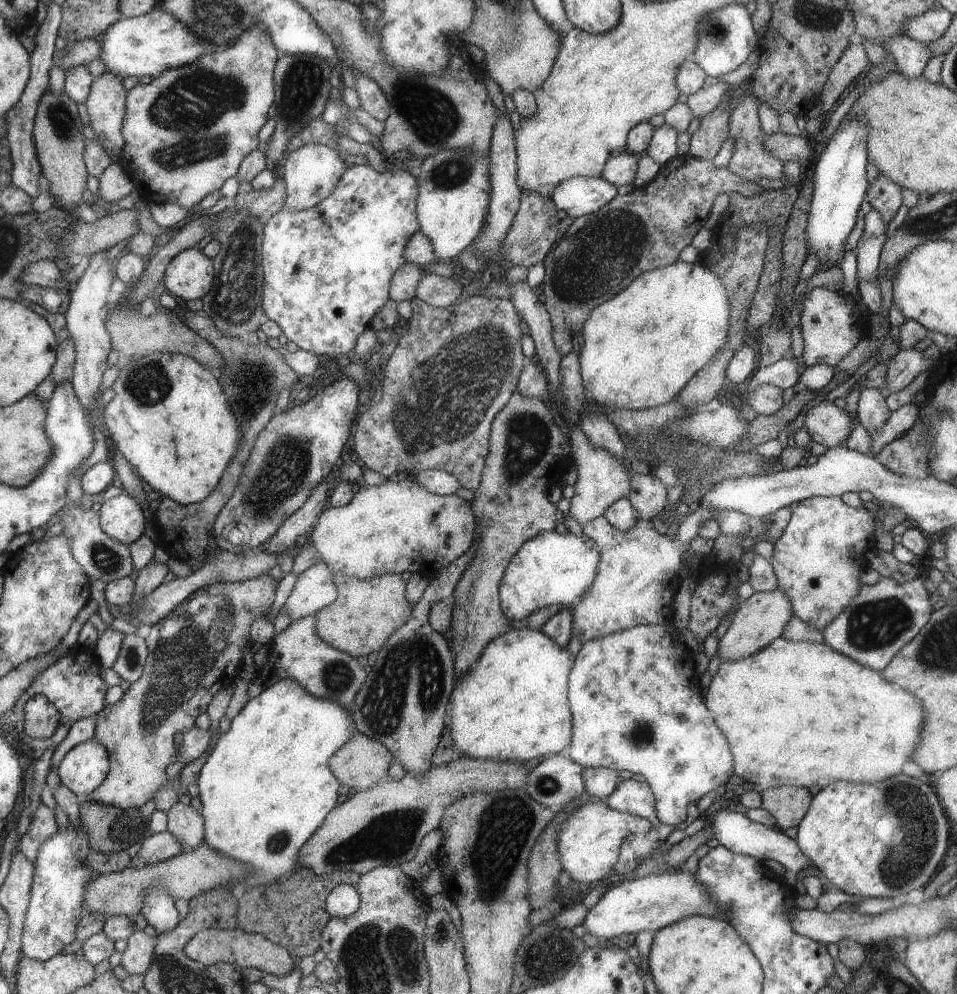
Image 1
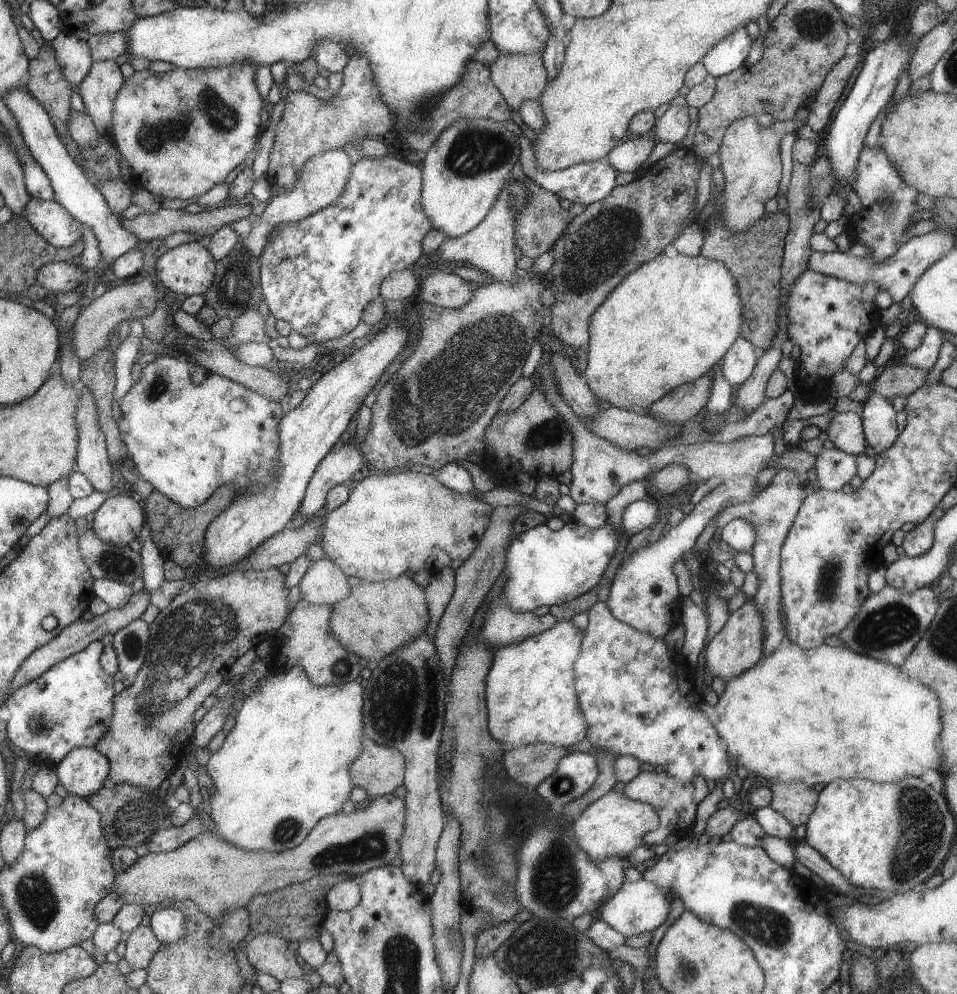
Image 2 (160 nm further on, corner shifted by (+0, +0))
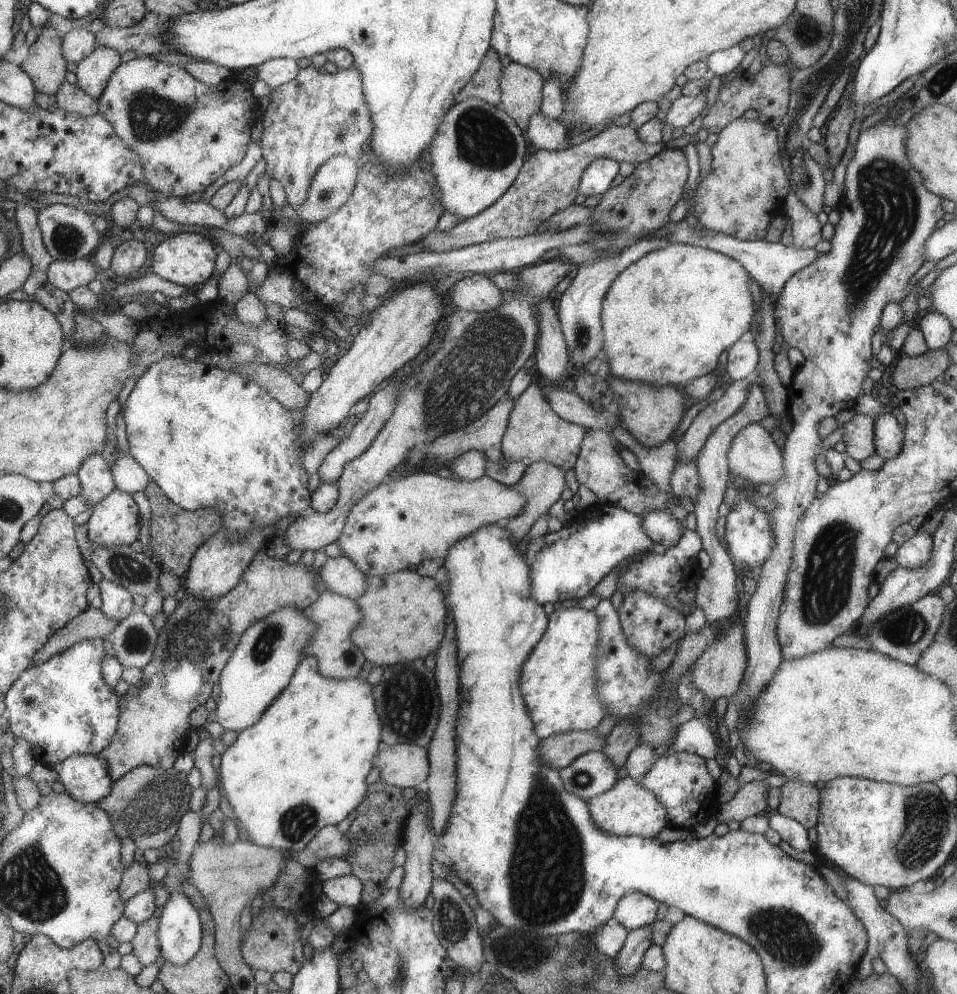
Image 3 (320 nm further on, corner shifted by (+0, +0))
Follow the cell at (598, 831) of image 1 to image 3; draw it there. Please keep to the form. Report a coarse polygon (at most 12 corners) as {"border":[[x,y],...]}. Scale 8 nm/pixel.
{"border":[[631,776],[586,801],[595,826],[654,839],[666,808]]}

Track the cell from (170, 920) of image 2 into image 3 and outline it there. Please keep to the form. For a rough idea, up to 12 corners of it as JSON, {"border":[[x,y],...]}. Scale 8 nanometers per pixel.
{"border":[[177,890],[160,915],[162,957],[187,964],[201,914]]}

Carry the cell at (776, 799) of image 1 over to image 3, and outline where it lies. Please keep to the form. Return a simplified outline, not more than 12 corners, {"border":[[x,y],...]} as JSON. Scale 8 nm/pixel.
{"border":[[788,780],[775,813],[805,830],[817,819],[817,788]]}

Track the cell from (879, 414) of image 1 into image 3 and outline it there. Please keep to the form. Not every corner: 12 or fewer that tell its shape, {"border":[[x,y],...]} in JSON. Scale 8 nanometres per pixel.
{"border":[[894,412],[875,416],[874,454],[883,460],[901,452],[903,432]]}

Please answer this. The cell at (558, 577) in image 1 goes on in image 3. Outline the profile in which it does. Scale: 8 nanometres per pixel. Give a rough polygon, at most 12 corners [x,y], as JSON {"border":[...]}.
{"border":[[599,504],[529,537],[535,604],[588,595],[653,542],[641,515]]}

